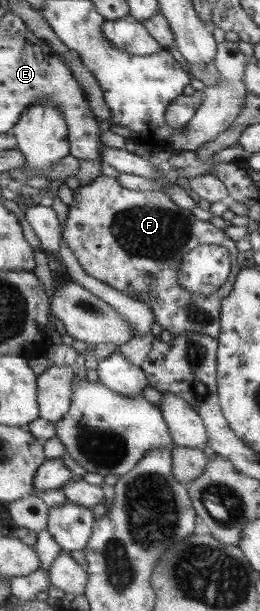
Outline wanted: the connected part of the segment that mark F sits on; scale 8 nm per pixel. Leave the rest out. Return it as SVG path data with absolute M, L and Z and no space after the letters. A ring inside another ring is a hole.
M104 175L98 176L93 184L86 185L80 186L74 191L74 203L69 207L68 218L63 228L63 239L83 270L101 282L146 303L154 314L155 322L162 329L169 331L173 337L196 332L197 334L208 334L218 339L221 334L221 312L224 299L228 294L232 294L236 278L243 269L238 264L238 248L236 248L235 240L230 239L224 230L218 230L214 224L205 222L197 218L190 210L177 206L165 192L129 190L117 178ZM212 242L222 244L225 248L232 250L230 276L226 280L226 284L210 296L188 292L184 286L180 285L180 278L178 278L180 264L186 254L189 254L194 248L204 244L212 244ZM140 272L150 274L150 278L154 280L154 287L148 293L133 294L130 282Z

